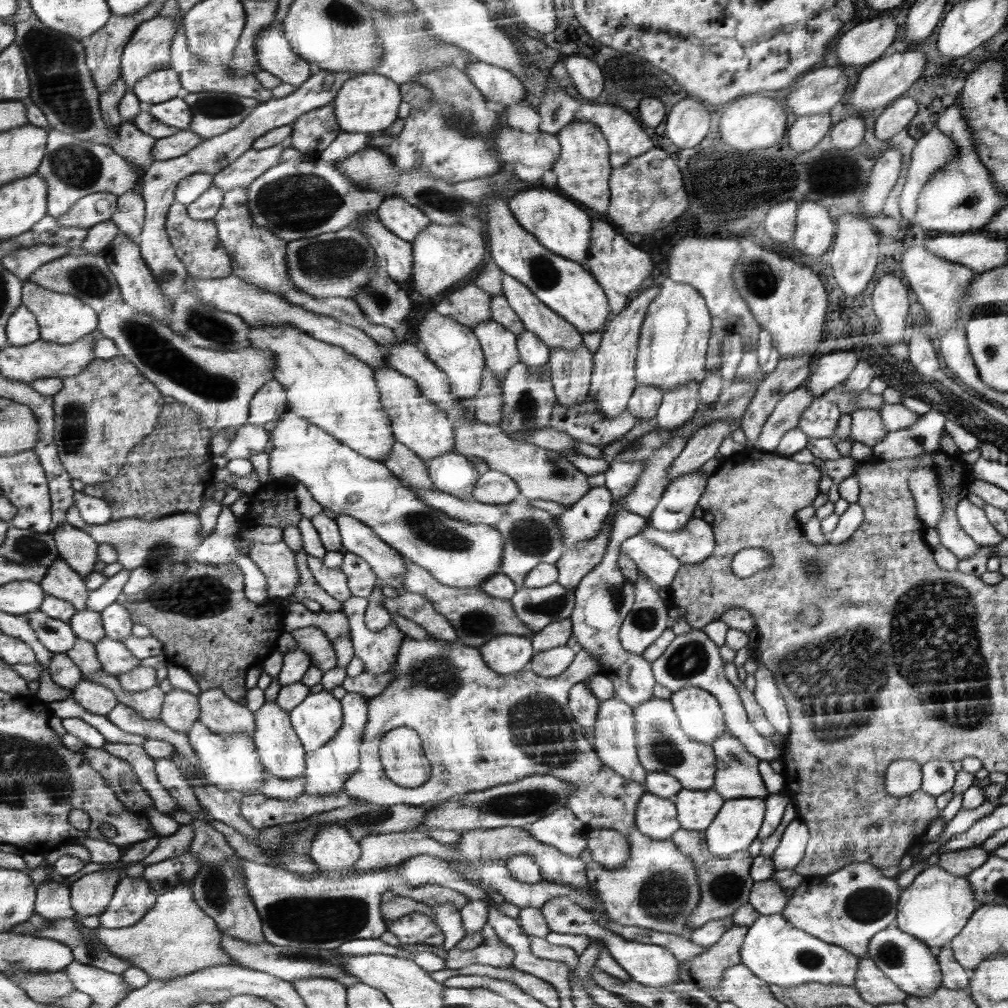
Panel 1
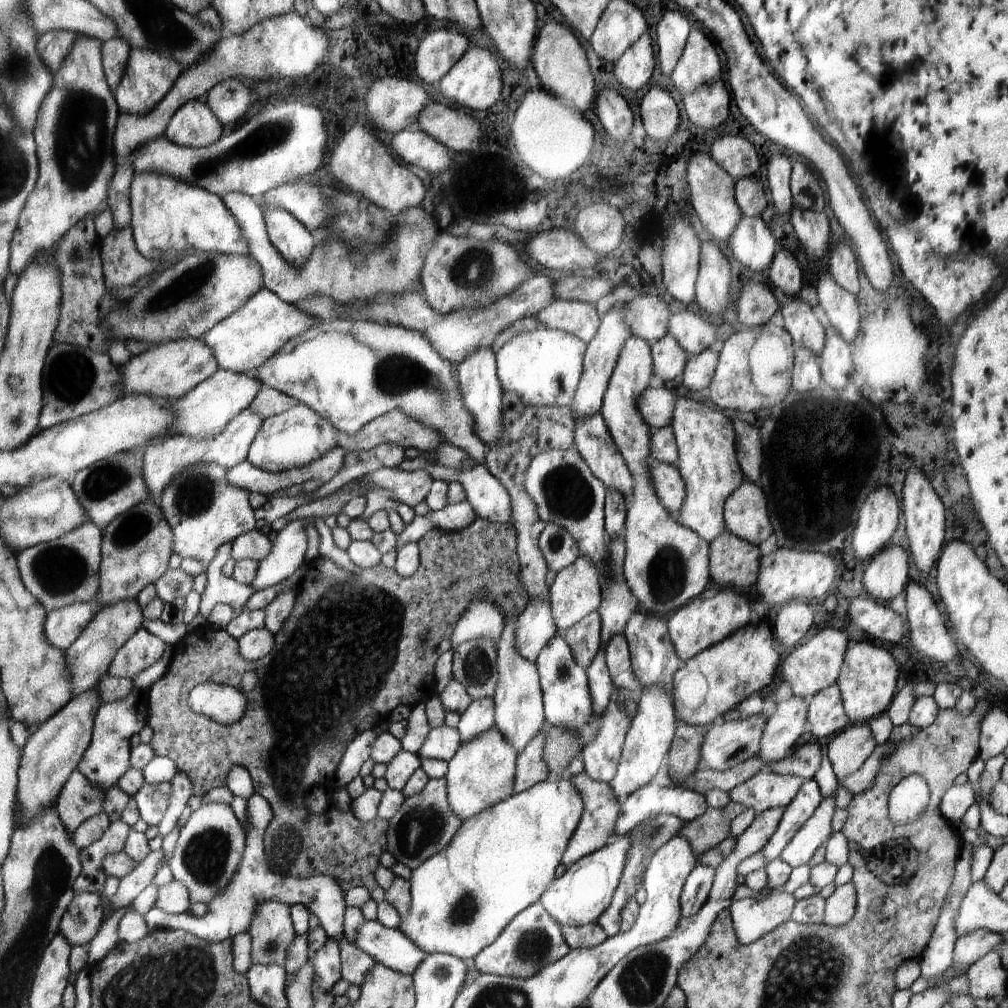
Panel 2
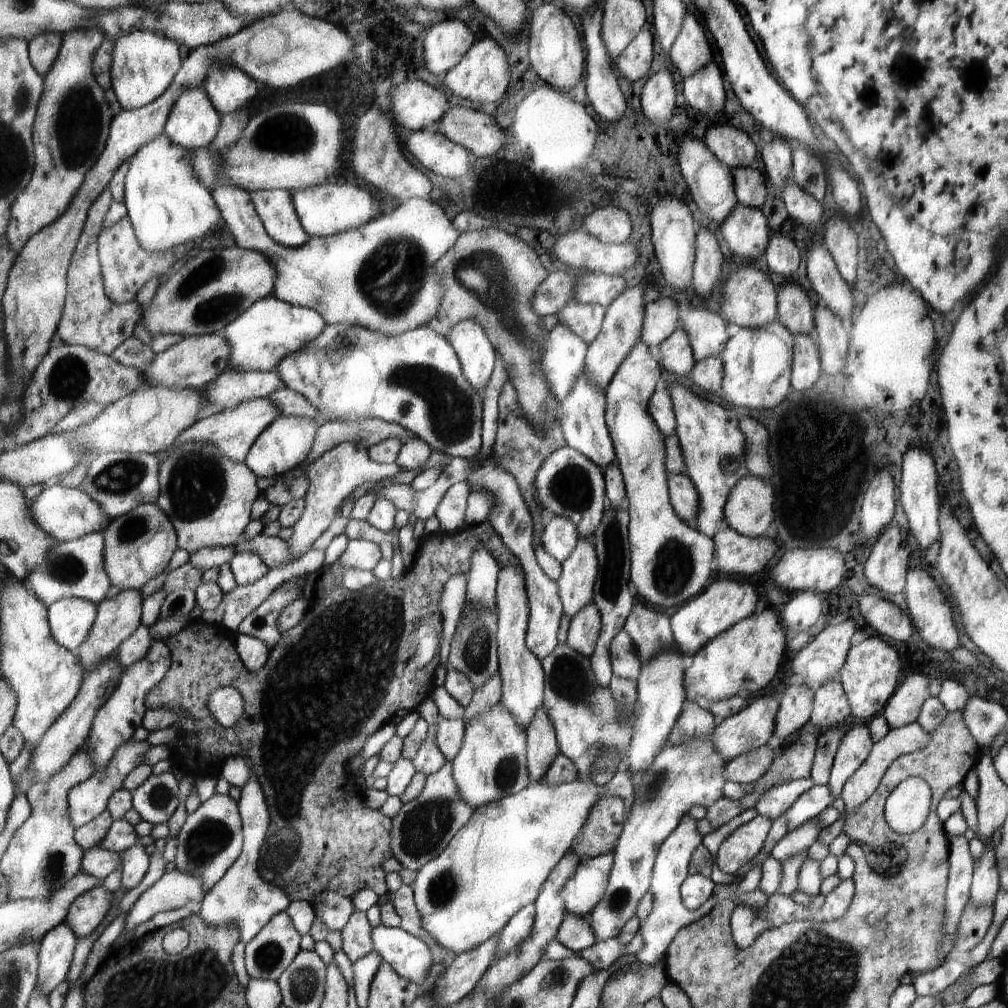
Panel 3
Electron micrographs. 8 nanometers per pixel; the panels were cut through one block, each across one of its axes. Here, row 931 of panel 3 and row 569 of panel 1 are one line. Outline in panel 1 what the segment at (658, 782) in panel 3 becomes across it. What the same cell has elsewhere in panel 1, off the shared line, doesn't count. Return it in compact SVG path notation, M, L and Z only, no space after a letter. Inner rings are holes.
M616 507L616 515L612 519L613 532L610 533L609 548L601 564L594 568L574 591L576 608L571 618L572 636L576 638L582 649L594 653L601 662L602 673L614 685L614 696L629 703L631 707L640 706L642 702L653 697L652 691L656 683L652 664L641 655L632 654L621 645L620 630L625 619L632 612L634 604L634 583L625 578L620 567L622 542L638 537L640 530L649 524L649 521L630 512L626 507Z

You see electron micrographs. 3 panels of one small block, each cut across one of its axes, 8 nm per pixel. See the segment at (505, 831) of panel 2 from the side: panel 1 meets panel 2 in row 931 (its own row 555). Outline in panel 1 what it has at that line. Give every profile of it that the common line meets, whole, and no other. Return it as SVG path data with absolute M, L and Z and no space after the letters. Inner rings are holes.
M289 410L278 416L277 424L268 433L270 433L268 452L272 483L284 481L289 476L296 478L310 491L310 495L316 502L336 514L346 513L366 523L386 544L398 550L407 560L428 570L444 586L480 589L490 576L500 571L504 538L494 525L460 521L450 517L444 511L434 509L433 506L422 501L421 495L417 494L416 490L402 484L382 462L367 458L366 455L355 451L353 447L346 446L346 443L334 438L329 431Z

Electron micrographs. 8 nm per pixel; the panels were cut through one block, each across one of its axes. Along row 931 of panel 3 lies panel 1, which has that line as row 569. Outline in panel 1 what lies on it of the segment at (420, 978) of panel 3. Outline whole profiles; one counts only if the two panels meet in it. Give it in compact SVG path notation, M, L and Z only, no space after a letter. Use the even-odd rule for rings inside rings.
M346 513L336 515L339 528L341 546L344 551L353 552L362 557L374 574L383 582L383 586L390 586L390 579L400 577L404 582L404 573L408 569L406 559L398 550L386 544L366 523Z

